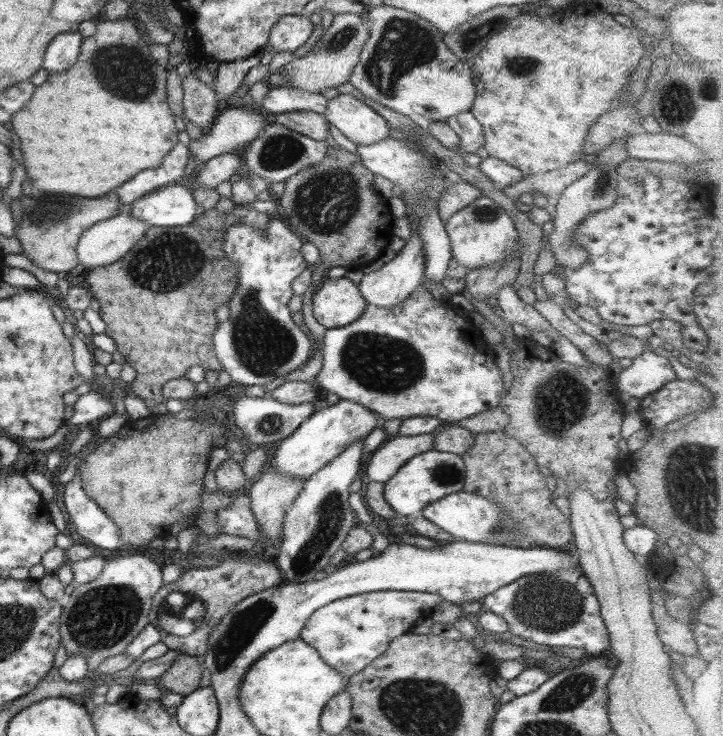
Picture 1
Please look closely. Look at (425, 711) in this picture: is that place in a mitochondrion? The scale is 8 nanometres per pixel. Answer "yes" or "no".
yes

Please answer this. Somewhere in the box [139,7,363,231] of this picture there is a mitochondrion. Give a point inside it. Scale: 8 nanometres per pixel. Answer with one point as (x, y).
(278, 152)

